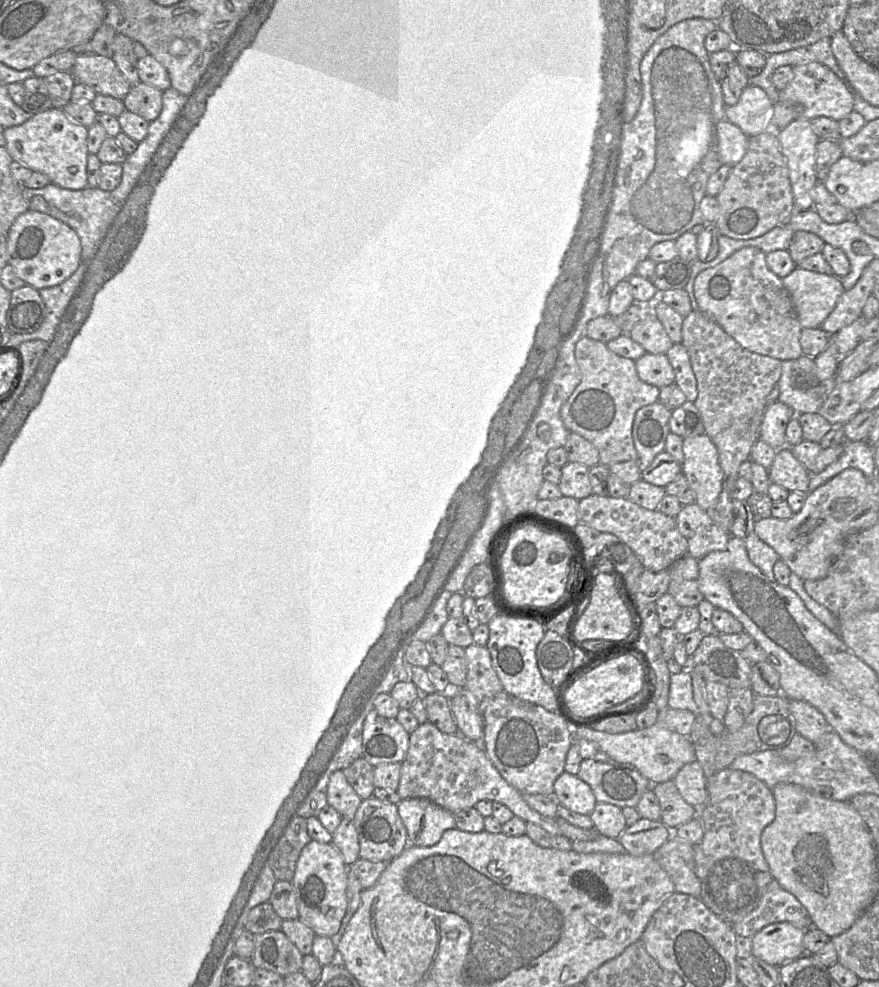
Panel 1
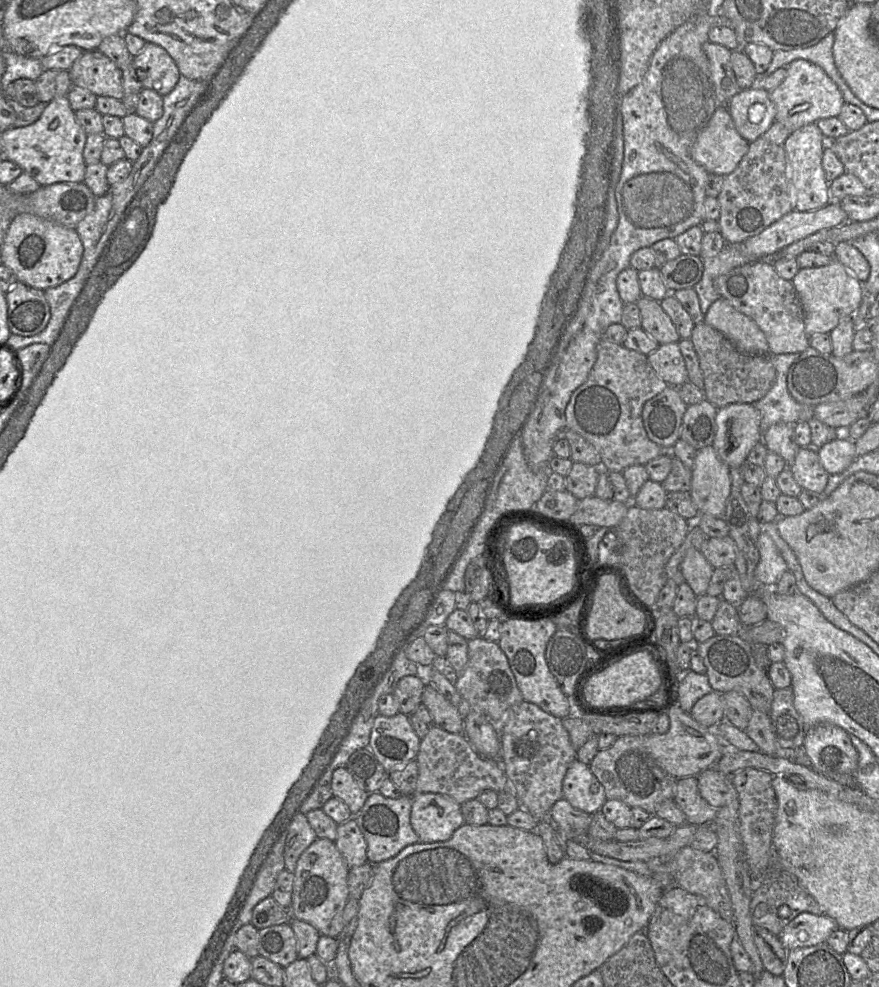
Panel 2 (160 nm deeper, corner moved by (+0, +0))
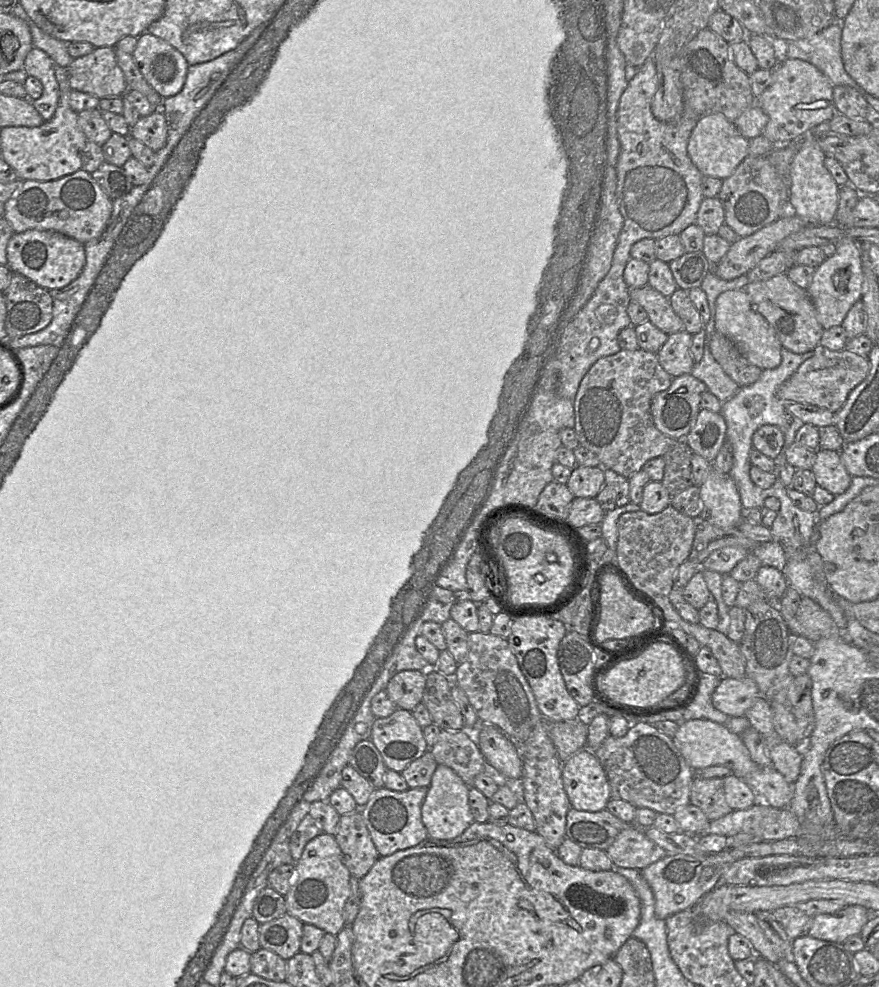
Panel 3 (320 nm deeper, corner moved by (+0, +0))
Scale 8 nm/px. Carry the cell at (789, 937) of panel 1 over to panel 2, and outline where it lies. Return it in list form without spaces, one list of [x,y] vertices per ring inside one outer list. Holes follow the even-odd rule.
[[[805,912],[788,923],[778,935],[778,939],[785,949],[792,951],[825,943],[837,929],[838,925],[831,917]]]

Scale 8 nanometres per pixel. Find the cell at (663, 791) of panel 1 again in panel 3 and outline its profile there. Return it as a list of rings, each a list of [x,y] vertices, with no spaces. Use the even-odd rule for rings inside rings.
[[[694,778],[690,787],[690,804],[700,808],[709,821],[732,811],[725,800],[723,778]]]

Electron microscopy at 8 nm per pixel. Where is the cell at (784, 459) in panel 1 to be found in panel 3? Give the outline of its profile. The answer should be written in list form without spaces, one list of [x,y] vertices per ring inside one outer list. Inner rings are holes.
[[[816,450],[811,471],[817,485],[835,496],[844,493],[850,487],[852,476],[843,465],[839,451]]]

